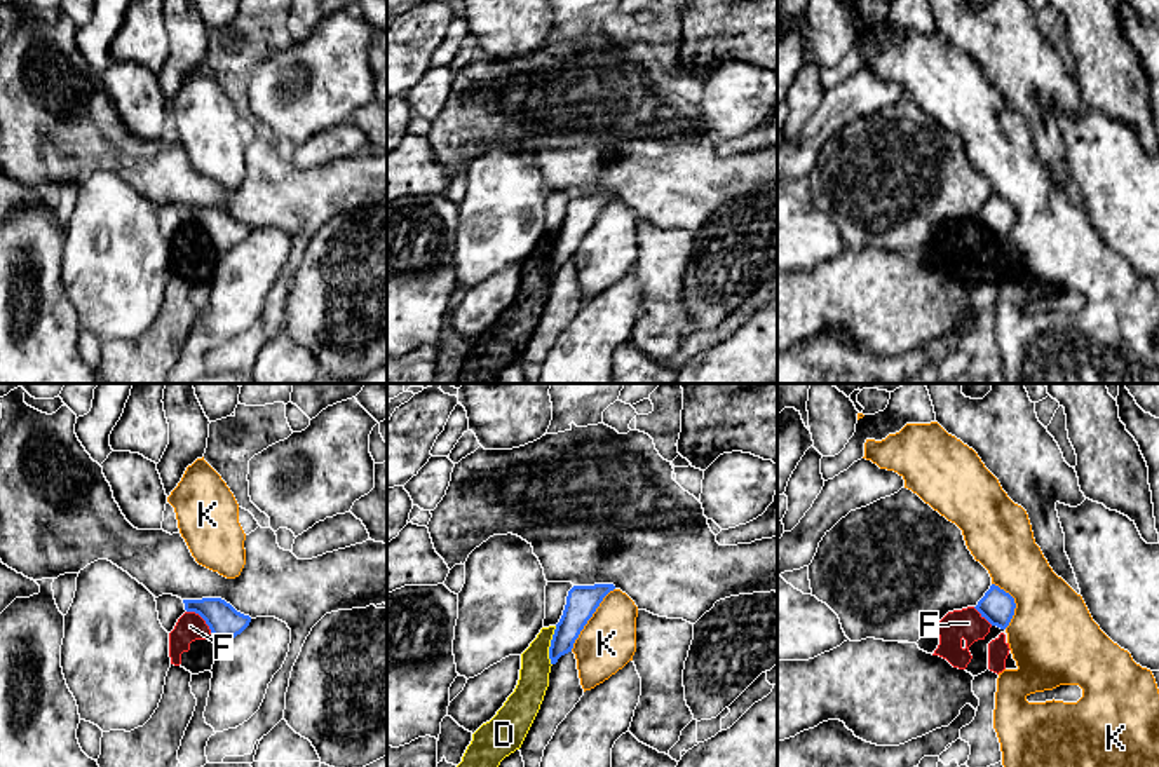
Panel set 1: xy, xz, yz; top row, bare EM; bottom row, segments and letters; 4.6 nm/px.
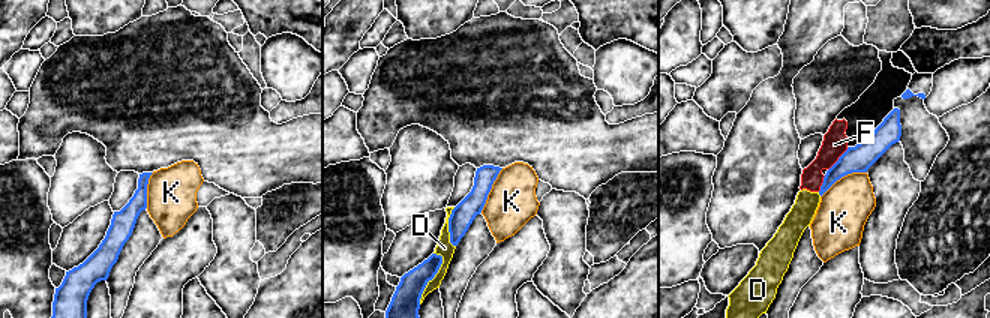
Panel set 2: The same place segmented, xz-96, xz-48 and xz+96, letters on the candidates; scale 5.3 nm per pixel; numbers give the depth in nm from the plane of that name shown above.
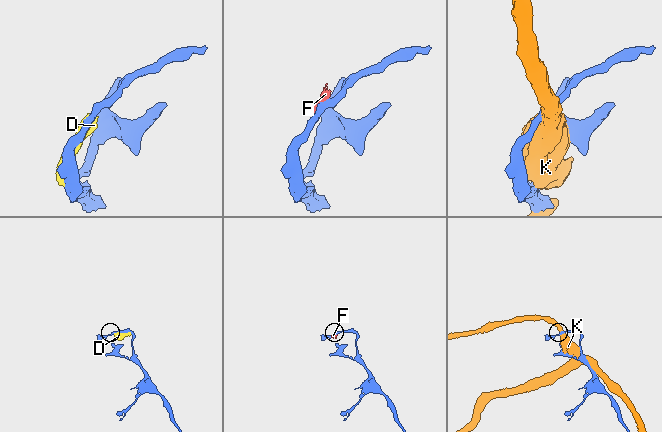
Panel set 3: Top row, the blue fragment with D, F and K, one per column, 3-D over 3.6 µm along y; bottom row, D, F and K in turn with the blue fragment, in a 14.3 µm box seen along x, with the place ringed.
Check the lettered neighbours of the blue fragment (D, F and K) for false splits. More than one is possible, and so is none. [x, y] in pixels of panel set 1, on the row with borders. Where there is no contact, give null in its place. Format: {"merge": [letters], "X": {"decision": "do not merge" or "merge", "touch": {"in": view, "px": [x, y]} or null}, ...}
{"merge": [], "D": {"decision": "do not merge", "touch": {"in": "xz", "px": [551, 645]}}, "F": {"decision": "do not merge", "touch": {"in": "xy", "px": [201, 616]}}, "K": {"decision": "do not merge", "touch": {"in": "xz", "px": [589, 617]}}}

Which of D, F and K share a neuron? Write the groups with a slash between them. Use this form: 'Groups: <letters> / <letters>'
Groups: D F / K

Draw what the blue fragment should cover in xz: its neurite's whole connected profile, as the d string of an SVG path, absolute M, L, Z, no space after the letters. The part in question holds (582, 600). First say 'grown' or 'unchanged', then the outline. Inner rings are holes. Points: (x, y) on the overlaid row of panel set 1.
unchanged | M594 584L573 586L568 591L563 615L556 624L549 647L551 664L556 664L561 655L572 652L580 631L593 617L603 598L613 589L613 584Z

